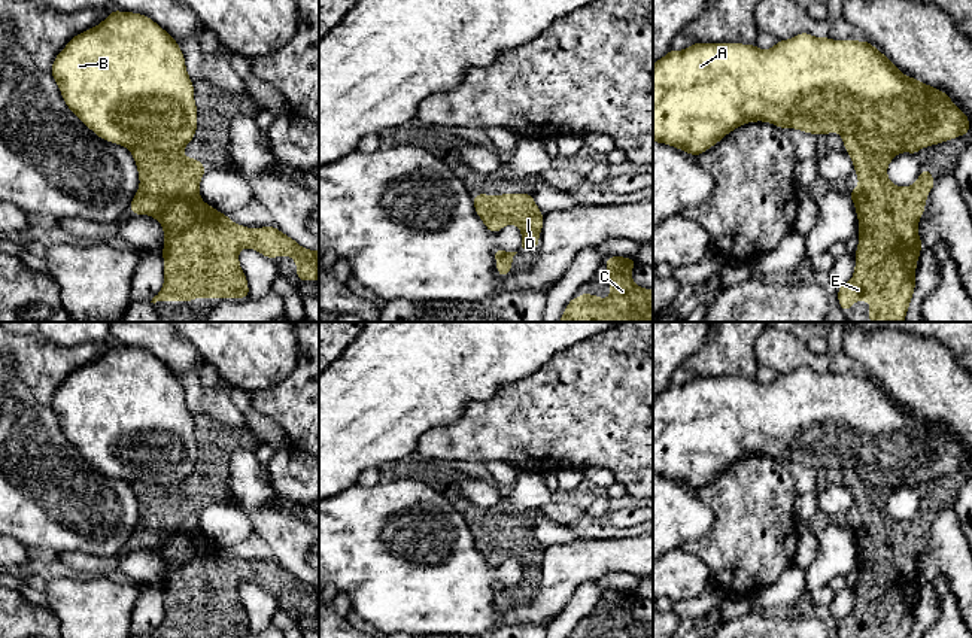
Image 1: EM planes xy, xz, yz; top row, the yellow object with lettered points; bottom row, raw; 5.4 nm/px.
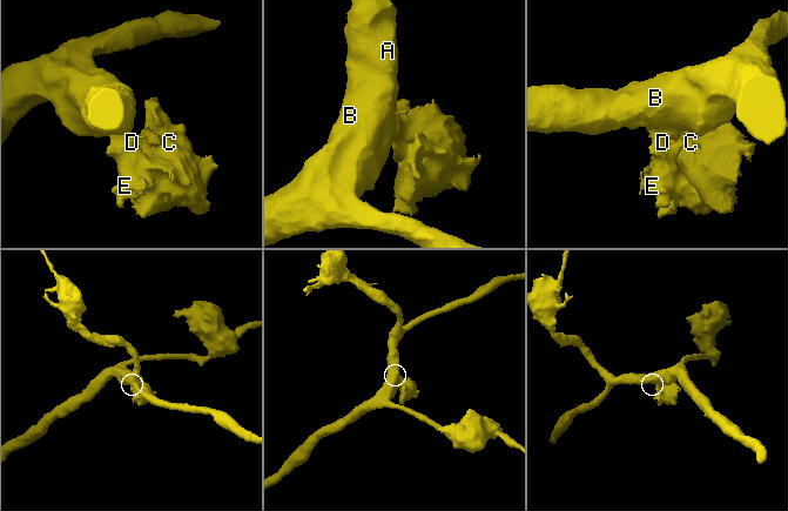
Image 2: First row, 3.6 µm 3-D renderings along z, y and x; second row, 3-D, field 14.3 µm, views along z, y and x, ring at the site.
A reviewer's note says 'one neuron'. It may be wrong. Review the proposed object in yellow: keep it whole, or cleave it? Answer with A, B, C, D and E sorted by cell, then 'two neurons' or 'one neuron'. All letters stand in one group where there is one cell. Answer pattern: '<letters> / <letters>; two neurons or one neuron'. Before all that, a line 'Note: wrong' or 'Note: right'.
Note: right
A B C D E; one neuron

